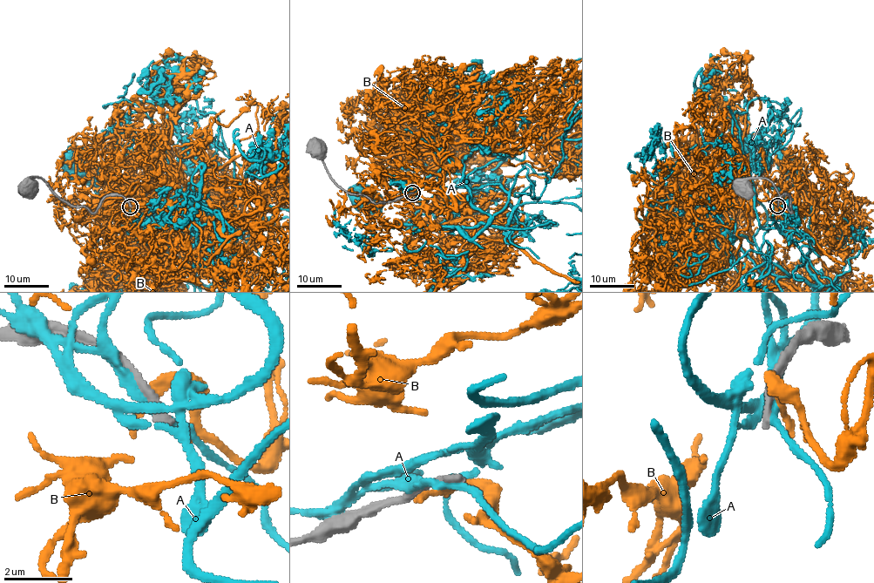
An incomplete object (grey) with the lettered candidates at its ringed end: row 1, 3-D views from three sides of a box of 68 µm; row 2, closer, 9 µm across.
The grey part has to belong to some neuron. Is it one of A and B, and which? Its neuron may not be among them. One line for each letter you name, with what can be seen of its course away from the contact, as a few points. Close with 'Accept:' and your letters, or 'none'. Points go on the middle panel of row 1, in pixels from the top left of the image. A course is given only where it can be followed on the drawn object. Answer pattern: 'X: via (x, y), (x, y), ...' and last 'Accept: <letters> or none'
Accept: none

